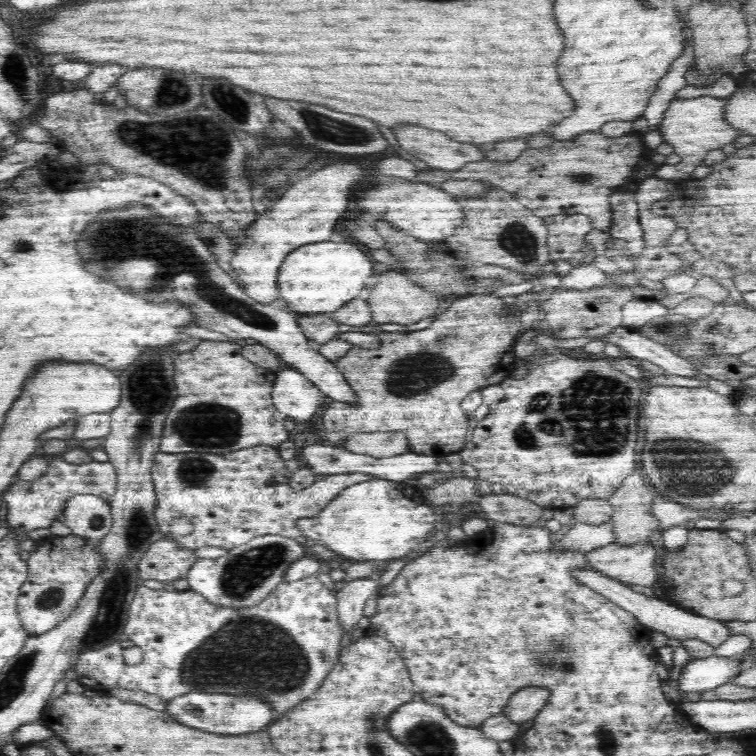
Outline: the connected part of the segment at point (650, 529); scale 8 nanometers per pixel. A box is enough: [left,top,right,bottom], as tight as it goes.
[608,472,659,546]

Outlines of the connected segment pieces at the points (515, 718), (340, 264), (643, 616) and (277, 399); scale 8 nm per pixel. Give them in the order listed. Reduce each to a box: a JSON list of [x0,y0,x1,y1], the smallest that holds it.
[[501,686,549,724],[278,242,376,314],[571,569,733,648],[272,368,324,422]]

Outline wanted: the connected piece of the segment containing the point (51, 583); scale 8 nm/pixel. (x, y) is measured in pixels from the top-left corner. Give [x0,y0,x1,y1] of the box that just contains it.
[17,534,103,634]

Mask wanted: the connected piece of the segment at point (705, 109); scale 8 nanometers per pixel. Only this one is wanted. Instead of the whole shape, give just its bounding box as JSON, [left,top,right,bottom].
[654,96,740,180]

